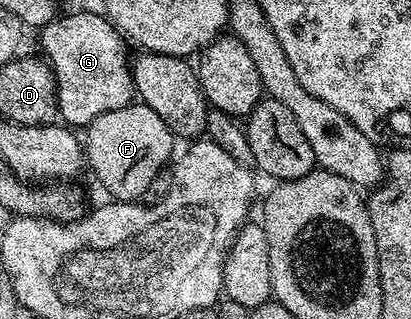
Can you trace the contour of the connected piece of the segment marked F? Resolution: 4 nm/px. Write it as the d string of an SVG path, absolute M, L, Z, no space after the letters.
M131 102L120 110L108 110L108 114L100 114L85 132L85 163L94 171L95 178L114 195L111 197L118 202L134 202L145 197L156 174L163 171L175 155L174 133L164 122L164 118L156 114L156 110L141 102Z

